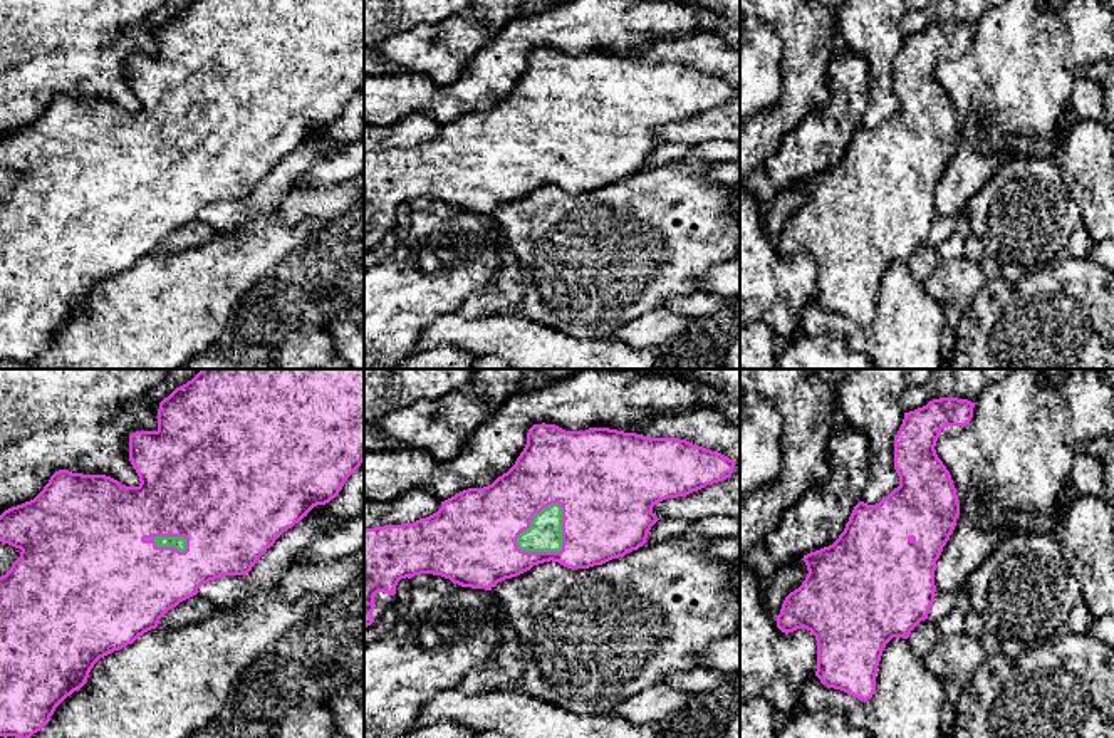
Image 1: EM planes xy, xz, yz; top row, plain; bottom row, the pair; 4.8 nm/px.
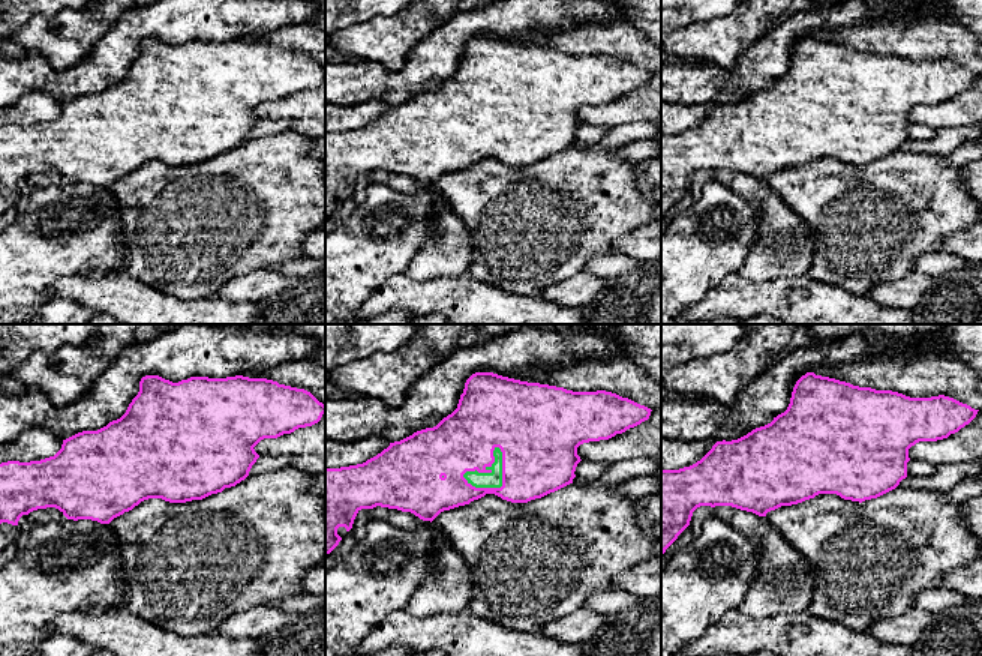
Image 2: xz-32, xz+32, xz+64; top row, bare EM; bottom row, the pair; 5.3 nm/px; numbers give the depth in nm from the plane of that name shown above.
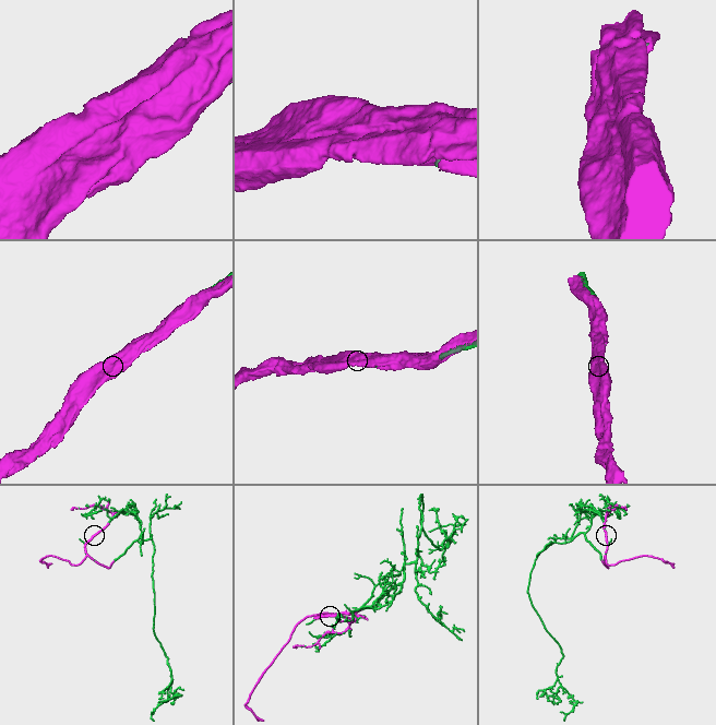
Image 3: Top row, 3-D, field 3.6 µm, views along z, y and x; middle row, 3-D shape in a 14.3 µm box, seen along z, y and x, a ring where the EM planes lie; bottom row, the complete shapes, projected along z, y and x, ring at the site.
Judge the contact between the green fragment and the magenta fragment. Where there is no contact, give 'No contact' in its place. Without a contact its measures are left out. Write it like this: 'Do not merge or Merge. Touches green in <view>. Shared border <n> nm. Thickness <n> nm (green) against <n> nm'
Merge. Touches green in xz. Shared border 300 nm. Thickness 160 nm (green) against 360 nm

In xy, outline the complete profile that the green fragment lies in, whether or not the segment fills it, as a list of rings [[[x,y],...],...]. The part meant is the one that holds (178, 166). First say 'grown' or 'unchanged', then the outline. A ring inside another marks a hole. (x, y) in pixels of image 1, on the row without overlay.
grown | [[[195,0],[159,27],[156,55],[136,55],[129,60],[129,86],[139,101],[138,111],[121,109],[106,99],[59,94],[34,124],[0,139],[0,166],[22,174],[10,195],[0,201],[0,361],[27,364],[40,356],[55,332],[86,309],[101,282],[156,253],[169,233],[196,220],[210,205],[247,200],[284,156],[314,131],[336,122],[364,86],[364,0]]]

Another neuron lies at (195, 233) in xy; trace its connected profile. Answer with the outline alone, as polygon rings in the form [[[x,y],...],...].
[[[193,220],[169,233],[158,247],[159,253],[181,253],[201,248],[215,236],[215,230],[203,221]]]

